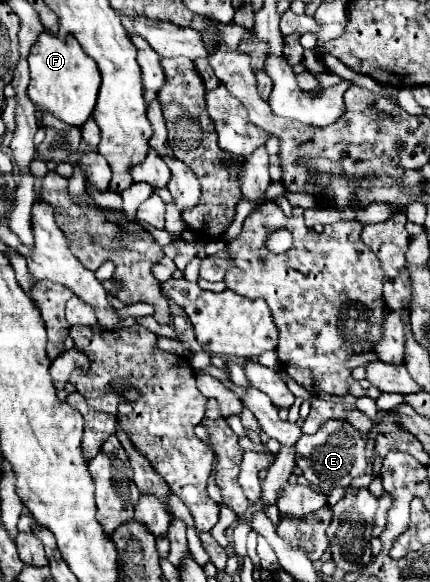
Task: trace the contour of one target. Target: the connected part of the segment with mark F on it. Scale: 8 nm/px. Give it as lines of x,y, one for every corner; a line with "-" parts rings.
48,32
40,34
40,40
34,44
26,60
30,68
28,98
42,110
54,114
64,124
82,128
82,124
92,116
98,100
100,72
96,62
80,48
72,36
60,40

